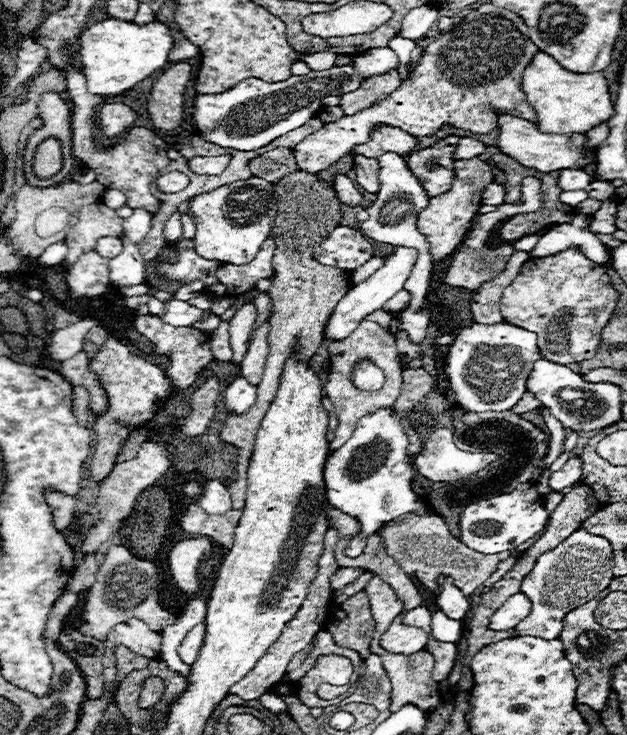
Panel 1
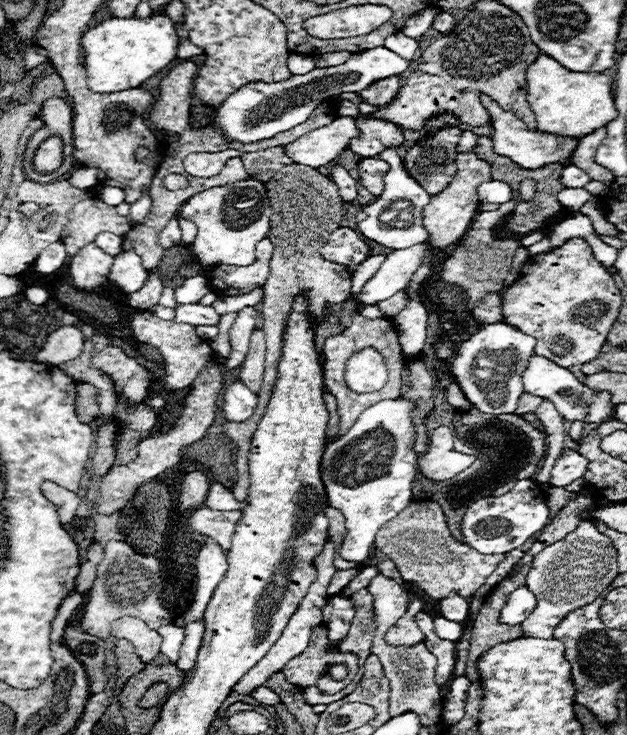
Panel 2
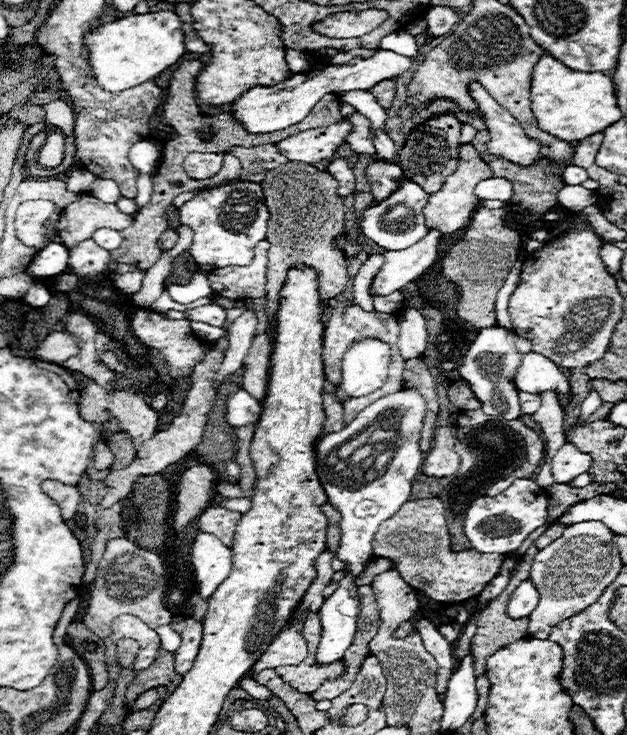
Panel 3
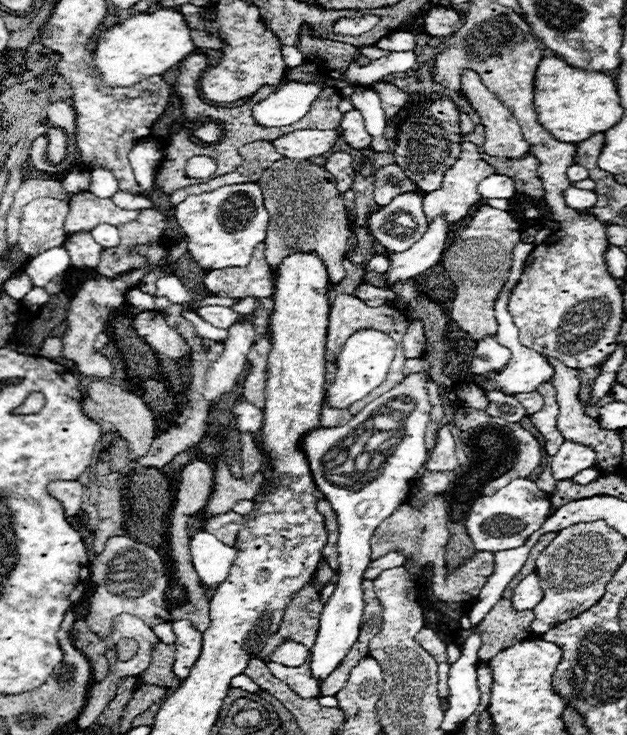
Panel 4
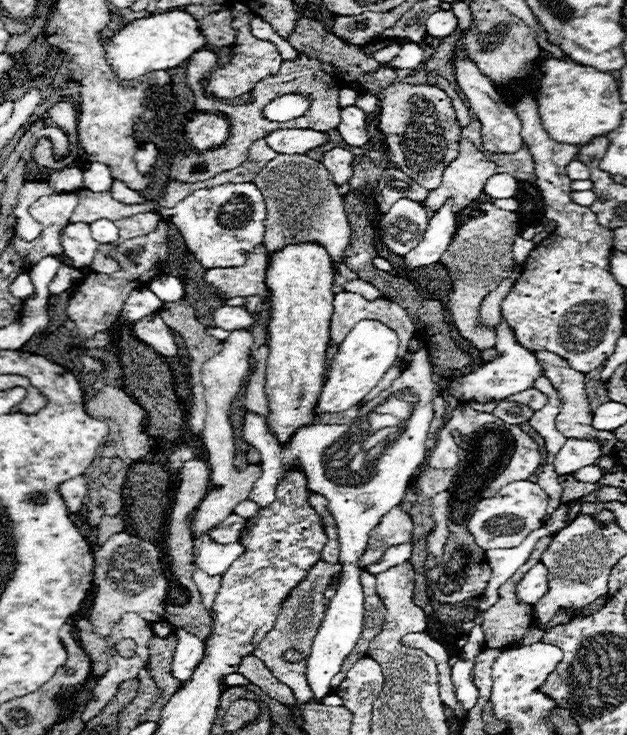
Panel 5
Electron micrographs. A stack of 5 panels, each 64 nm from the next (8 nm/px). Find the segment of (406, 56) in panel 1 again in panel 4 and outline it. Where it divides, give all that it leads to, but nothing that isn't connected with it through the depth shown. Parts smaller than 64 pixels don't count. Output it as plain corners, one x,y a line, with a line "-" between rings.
392,32
392,34
388,34
388,36
384,36
384,38
380,38
378,40
378,44
376,44
378,48
382,48
382,50
414,50
414,46
416,46
416,42
414,42
414,36
412,34
406,34
406,32

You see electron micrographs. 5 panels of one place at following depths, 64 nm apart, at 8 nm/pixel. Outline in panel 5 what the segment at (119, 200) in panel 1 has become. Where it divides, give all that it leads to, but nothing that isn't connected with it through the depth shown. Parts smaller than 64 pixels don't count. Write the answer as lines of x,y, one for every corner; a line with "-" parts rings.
90,162
86,168
84,168
84,182
86,182
86,188
88,190
94,190
94,192
100,192
100,190
110,190
112,186
112,176
110,176
110,170
100,164
100,162

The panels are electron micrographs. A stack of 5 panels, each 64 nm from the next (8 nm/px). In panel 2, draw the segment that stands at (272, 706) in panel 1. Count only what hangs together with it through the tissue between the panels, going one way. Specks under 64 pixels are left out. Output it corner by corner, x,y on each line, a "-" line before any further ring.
266,686
256,688
256,690
252,692
252,698
256,698
256,700
262,702
262,704
268,704
268,706
276,706
276,704
280,702
280,698
278,698
270,688
266,688

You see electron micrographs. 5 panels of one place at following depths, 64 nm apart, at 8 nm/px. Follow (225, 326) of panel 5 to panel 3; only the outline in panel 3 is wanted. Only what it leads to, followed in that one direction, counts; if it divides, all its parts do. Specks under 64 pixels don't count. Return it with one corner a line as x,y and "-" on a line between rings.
208,304
208,306
188,310
186,314
190,314
192,320
198,320
198,322
206,322
206,324
212,324
212,326
224,326
228,312
220,306
216,306
216,304

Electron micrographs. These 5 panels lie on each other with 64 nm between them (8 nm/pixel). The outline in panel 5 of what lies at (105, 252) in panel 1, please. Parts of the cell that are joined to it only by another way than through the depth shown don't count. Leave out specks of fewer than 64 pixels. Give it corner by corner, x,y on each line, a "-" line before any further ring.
96,220
90,224
90,230
92,230
92,236
94,240
98,240
100,244
106,244
106,242
116,242
118,240
118,228
114,222
110,220

